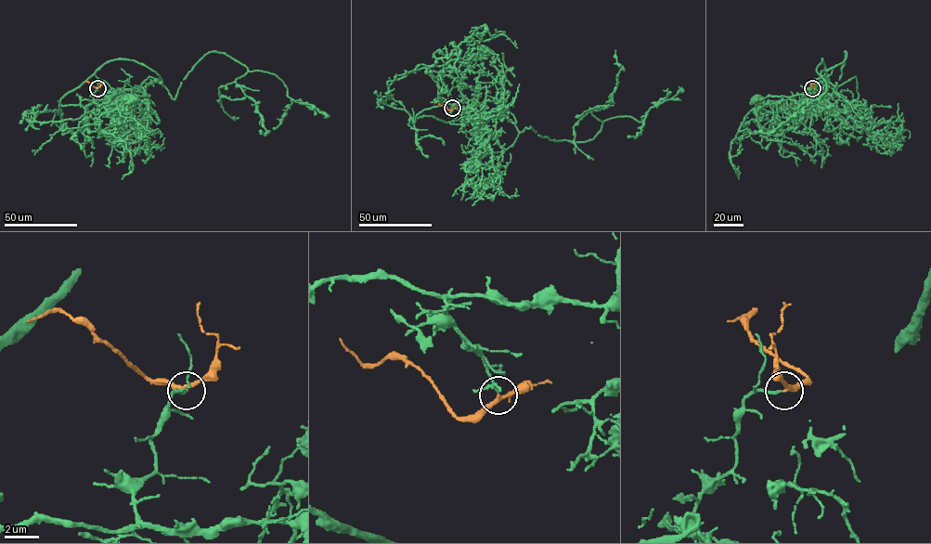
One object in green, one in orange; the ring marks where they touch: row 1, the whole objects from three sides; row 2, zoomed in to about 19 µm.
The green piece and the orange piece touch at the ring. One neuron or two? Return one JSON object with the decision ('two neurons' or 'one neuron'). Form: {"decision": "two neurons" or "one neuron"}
{"decision": "one neuron"}

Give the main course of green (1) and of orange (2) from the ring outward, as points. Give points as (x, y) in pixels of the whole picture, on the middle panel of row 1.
1: (452, 108), (447, 100), (462, 98), (459, 65), (471, 56), (473, 47), (485, 52)
2: (452, 108), (448, 110), (438, 103)

